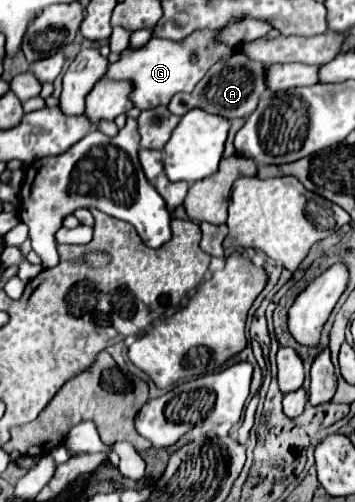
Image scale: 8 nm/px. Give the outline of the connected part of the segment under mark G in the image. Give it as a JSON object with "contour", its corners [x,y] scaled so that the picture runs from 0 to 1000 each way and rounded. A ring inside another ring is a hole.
{"contour":[[[555,62],[515,82],[476,82],[476,78],[448,78],[431,74],[414,90],[392,98],[358,98],[341,106],[335,122],[313,125],[290,149],[290,157],[313,161],[358,161],[369,165],[369,185],[363,201],[375,205],[380,217],[414,221],[437,217],[448,209],[470,209],[493,185],[532,185],[566,161],[566,153],[589,141],[589,133],[611,122],[634,122],[656,102],[639,94],[606,86],[606,70],[617,62]],[[555,106],[555,125],[538,122],[538,114]]]}

